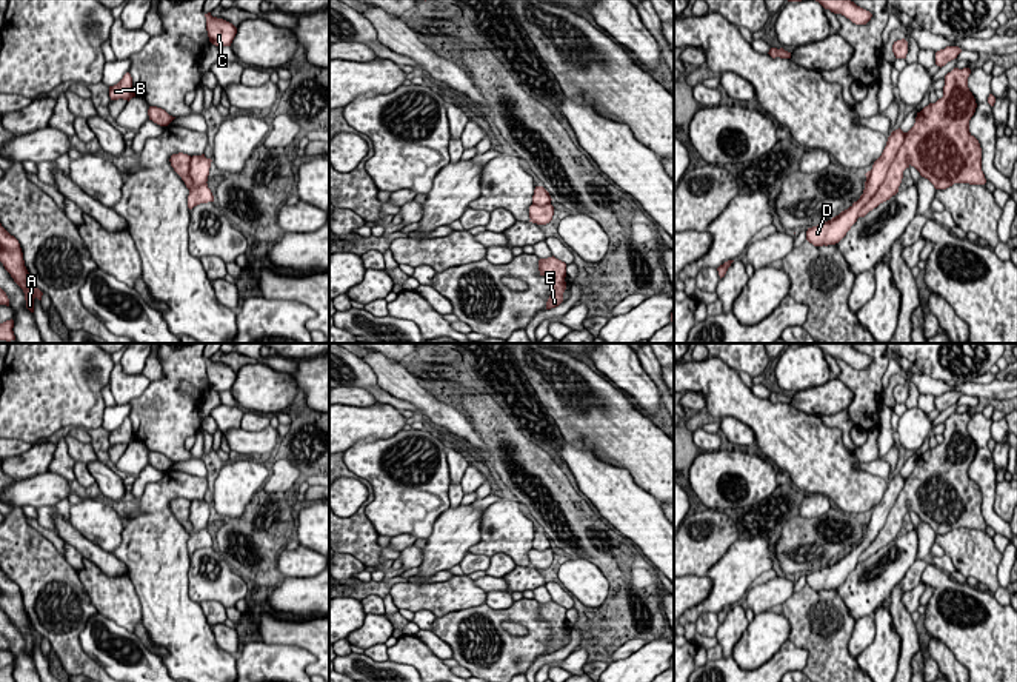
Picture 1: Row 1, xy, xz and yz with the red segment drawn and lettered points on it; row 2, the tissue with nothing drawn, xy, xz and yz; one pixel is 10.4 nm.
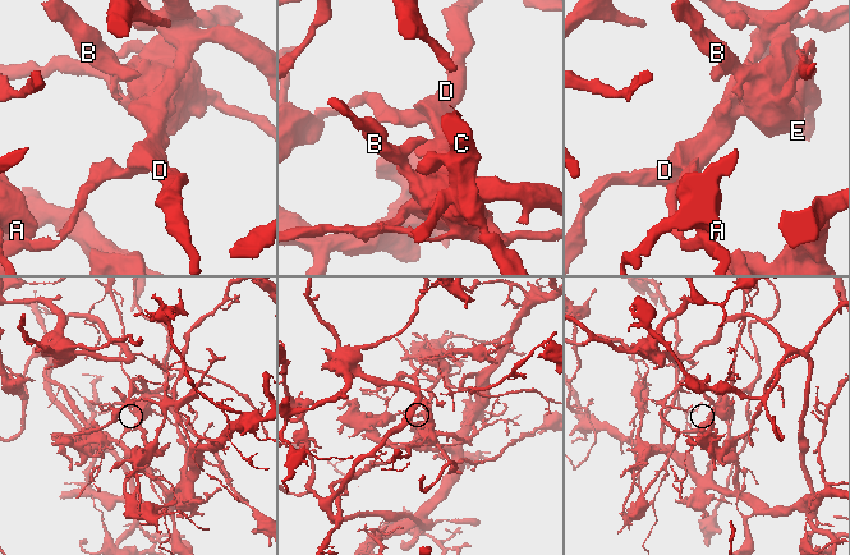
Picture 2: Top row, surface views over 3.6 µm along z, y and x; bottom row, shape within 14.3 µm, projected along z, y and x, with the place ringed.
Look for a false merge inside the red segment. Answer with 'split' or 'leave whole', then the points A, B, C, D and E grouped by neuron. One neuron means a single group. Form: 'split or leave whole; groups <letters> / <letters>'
split; groups A D / B C E

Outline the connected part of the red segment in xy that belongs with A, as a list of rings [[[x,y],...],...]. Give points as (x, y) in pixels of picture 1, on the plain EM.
[[[0,568],[0,607],[11,619],[14,627],[23,634],[26,653],[34,657],[34,644],[42,645],[43,637],[32,628],[25,611],[23,597],[18,585],[11,580]]]

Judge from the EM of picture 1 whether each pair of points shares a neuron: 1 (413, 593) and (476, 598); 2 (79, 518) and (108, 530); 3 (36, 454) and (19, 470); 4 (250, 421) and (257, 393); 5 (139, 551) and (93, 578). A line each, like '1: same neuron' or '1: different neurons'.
1: same neuron
2: same neuron
3: same neuron
4: different neurons
5: different neurons

